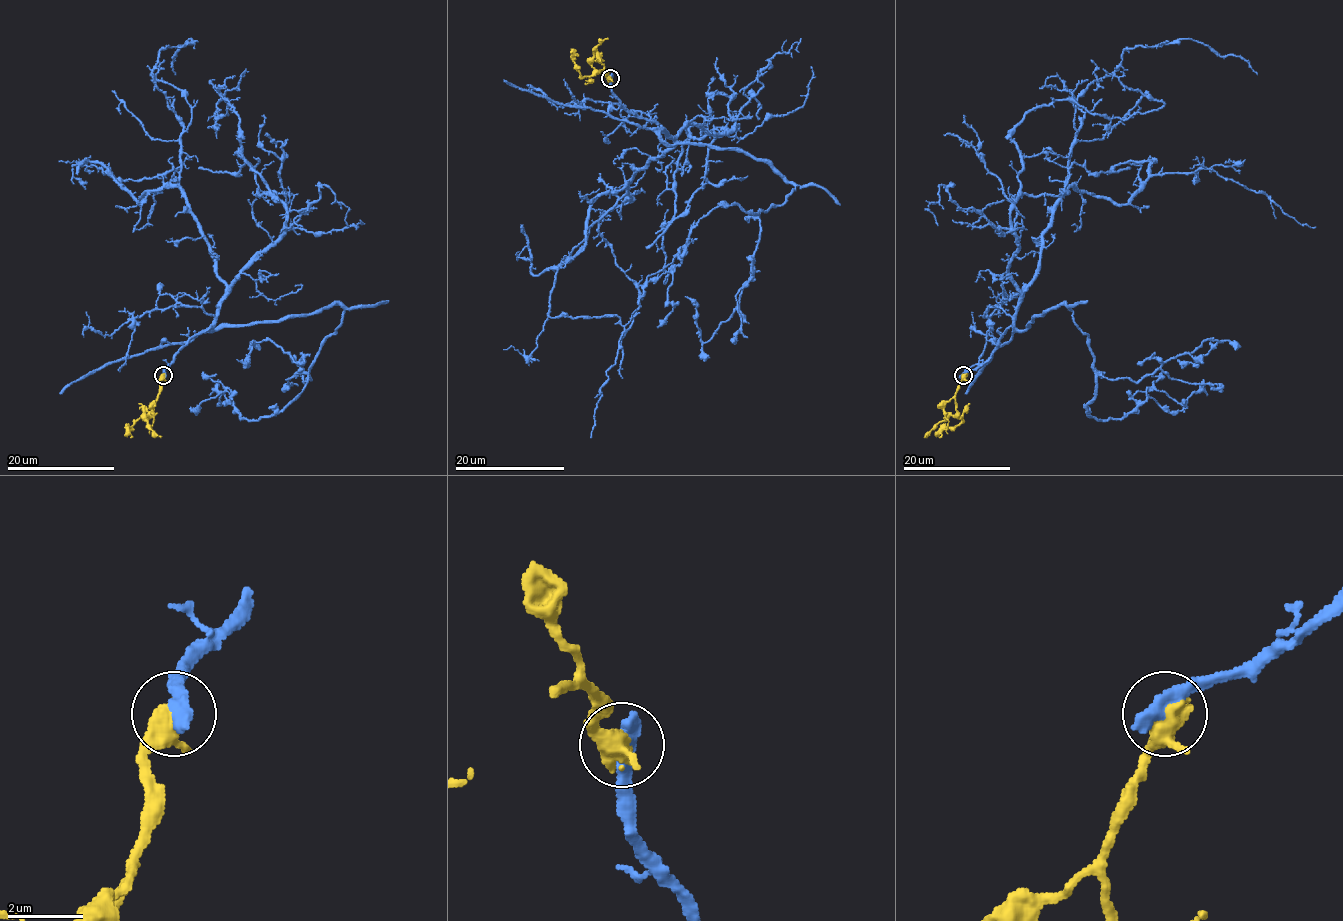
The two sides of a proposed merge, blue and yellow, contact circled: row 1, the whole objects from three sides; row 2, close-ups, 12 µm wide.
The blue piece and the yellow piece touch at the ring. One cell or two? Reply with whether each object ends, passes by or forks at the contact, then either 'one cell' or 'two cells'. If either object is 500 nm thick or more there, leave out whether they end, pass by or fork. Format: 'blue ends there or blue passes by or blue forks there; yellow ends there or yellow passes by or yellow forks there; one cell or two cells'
two cells

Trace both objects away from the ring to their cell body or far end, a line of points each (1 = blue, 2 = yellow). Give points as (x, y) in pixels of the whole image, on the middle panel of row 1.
1: (610, 77), (674, 143), (597, 197), (557, 270), (549, 315), (623, 328), (590, 437)
2: (610, 78), (603, 69), (582, 77), (571, 48)

